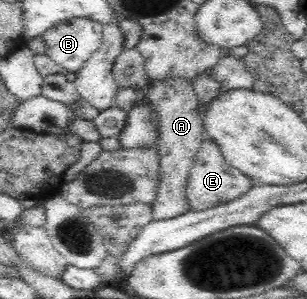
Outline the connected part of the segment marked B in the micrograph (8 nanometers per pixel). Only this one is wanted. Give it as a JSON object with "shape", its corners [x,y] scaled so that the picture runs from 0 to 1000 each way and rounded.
{"shape":[[[248,57],[186,77],[140,117],[156,194],[205,237],[248,244],[283,197],[326,157],[336,84],[322,70]]]}

